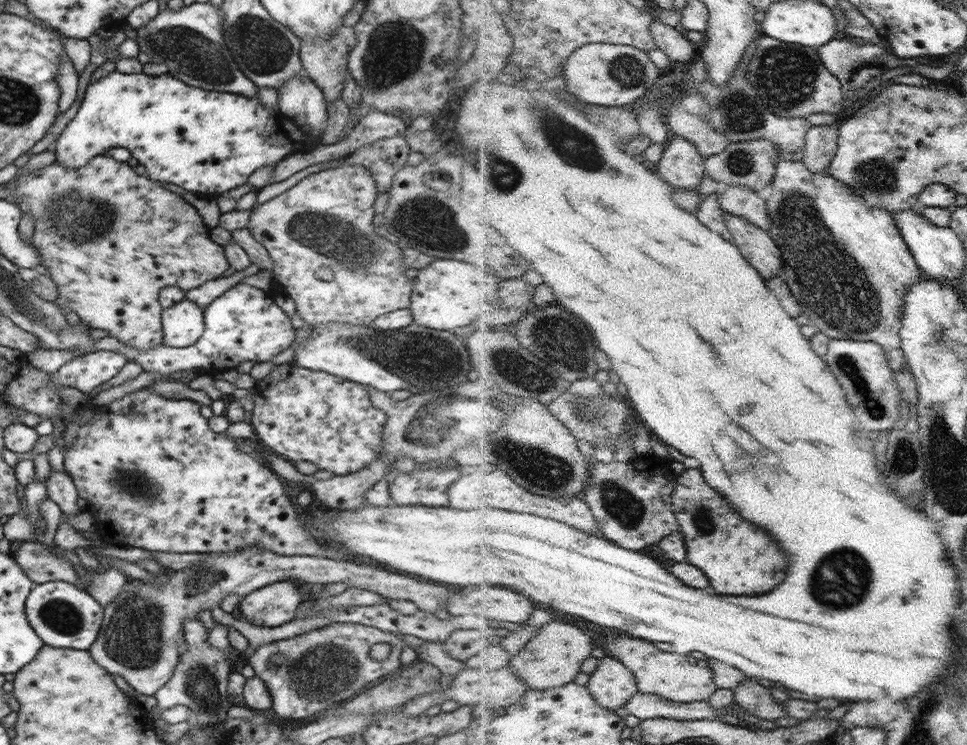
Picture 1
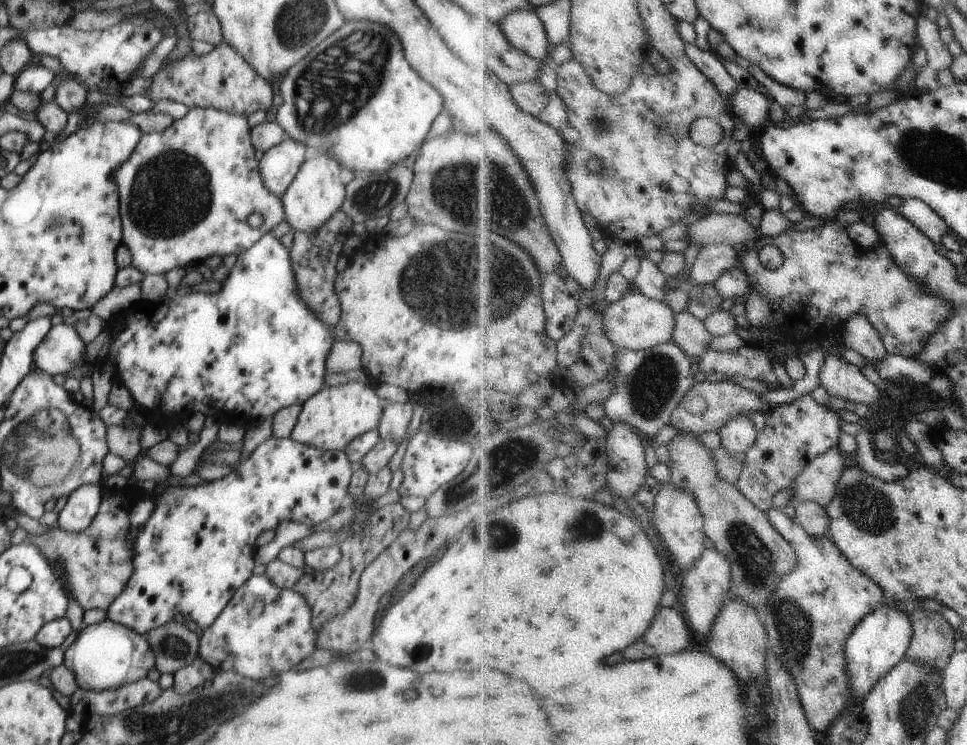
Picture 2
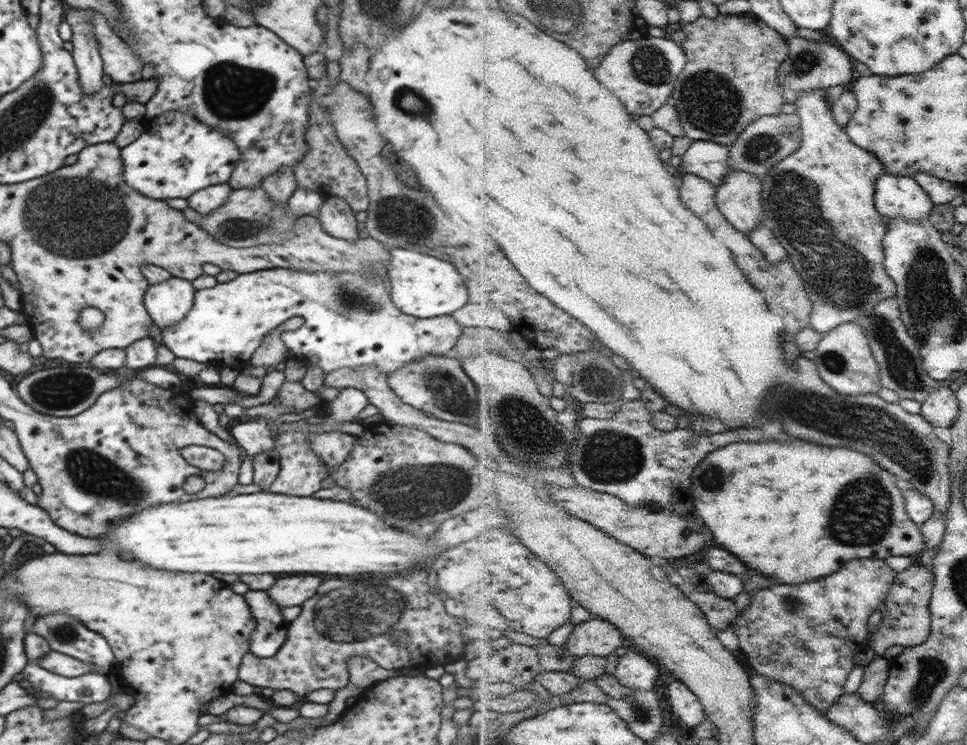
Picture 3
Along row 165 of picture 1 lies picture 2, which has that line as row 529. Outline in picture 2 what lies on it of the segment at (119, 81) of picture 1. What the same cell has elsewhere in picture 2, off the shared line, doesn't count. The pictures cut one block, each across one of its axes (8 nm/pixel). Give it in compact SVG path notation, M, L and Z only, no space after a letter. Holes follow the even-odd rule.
M274 436L258 444L246 461L230 474L207 481L196 488L169 486L160 494L148 522L139 529L134 541L134 572L122 594L106 610L106 619L146 636L153 628L182 614L195 628L203 631L223 612L254 568L256 538L260 532L275 530L280 522L314 525L334 516L349 499L354 465L344 451L320 450L291 438ZM84 484L66 497L66 504L58 512L58 526L66 532L82 532L98 514L102 502L101 484Z

